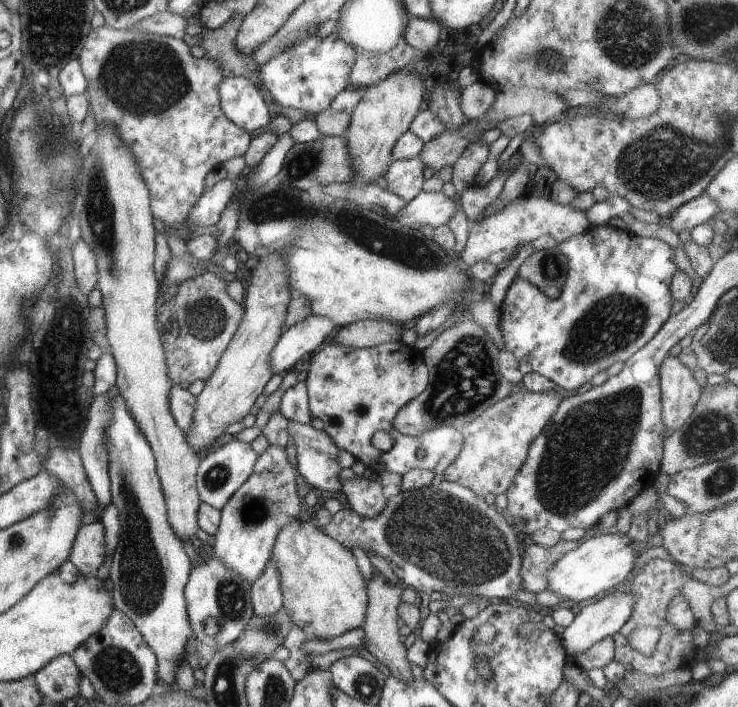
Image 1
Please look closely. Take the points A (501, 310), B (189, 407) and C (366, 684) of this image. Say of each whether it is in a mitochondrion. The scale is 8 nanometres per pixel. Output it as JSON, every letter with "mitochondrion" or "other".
{"A":"other","B":"other","C":"mitochondrion"}

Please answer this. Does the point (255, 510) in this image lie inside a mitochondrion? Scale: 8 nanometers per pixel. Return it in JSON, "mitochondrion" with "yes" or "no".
{"mitochondrion":"yes"}

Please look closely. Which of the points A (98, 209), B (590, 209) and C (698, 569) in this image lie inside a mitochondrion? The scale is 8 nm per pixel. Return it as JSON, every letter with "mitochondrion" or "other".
{"A":"mitochondrion","B":"other","C":"other"}

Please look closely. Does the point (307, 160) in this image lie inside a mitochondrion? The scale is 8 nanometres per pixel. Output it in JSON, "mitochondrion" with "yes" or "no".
{"mitochondrion":"yes"}

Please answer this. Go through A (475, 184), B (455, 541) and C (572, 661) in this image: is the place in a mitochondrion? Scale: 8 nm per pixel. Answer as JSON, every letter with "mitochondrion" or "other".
{"A":"other","B":"mitochondrion","C":"other"}

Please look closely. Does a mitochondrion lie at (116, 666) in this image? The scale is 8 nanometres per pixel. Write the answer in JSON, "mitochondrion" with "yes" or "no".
{"mitochondrion":"yes"}

